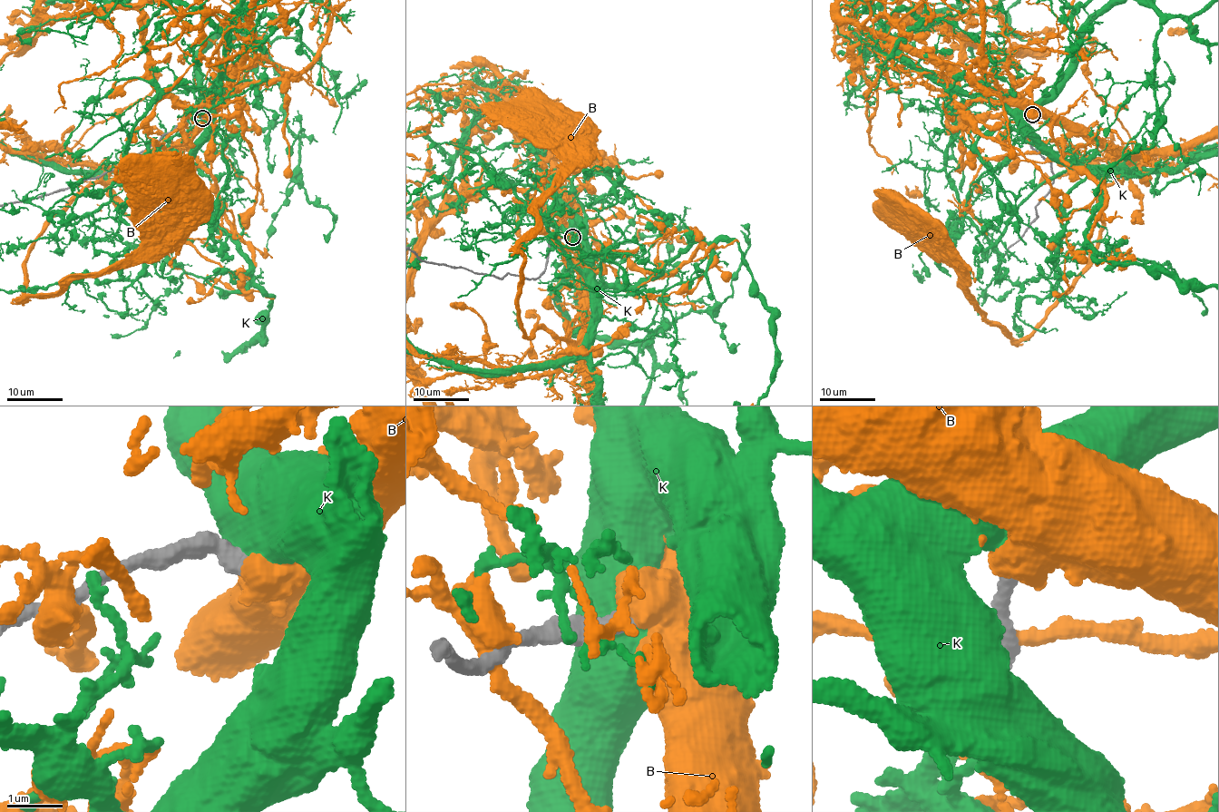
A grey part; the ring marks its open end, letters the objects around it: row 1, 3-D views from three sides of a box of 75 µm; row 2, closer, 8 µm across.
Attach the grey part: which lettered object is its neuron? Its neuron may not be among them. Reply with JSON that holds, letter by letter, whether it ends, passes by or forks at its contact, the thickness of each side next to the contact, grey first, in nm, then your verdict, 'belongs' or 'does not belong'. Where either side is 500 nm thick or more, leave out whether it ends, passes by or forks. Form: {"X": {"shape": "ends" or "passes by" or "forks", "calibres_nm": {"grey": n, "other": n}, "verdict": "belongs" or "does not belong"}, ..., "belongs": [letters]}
{"B": {"calibres_nm": {"grey": 400, "other": 800}, "verdict": "does not belong"}, "K": {"calibres_nm": {"grey": 400, "other": 750}, "verdict": "does not belong"}, "belongs": []}

